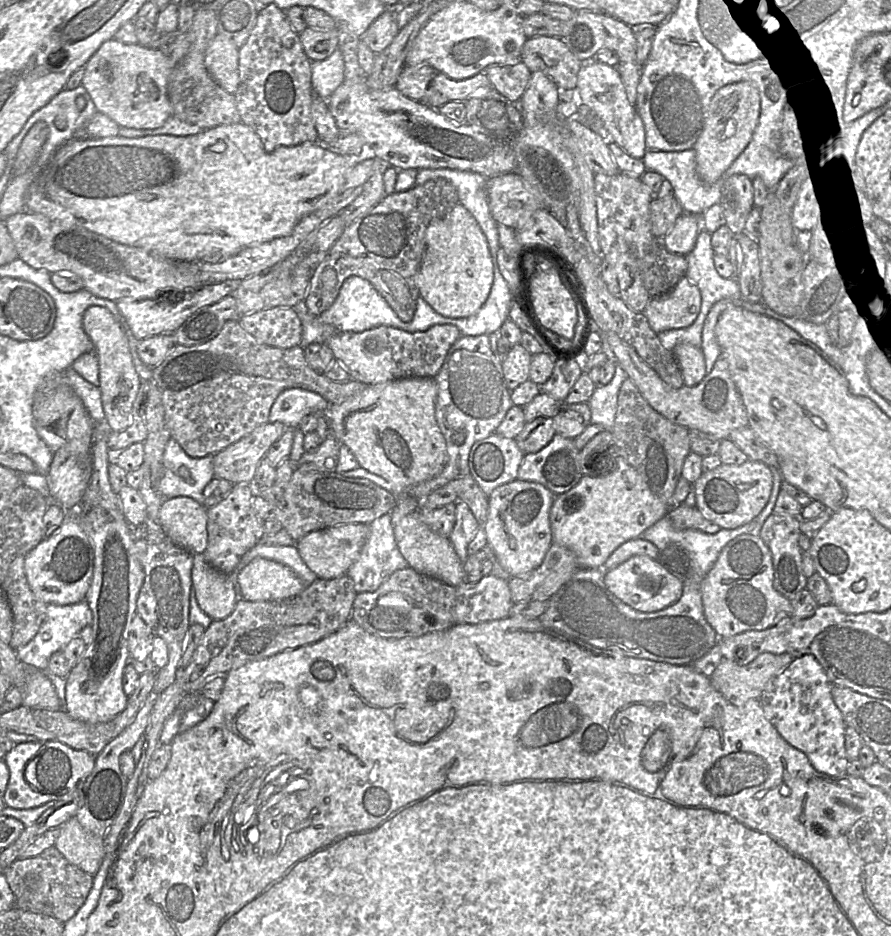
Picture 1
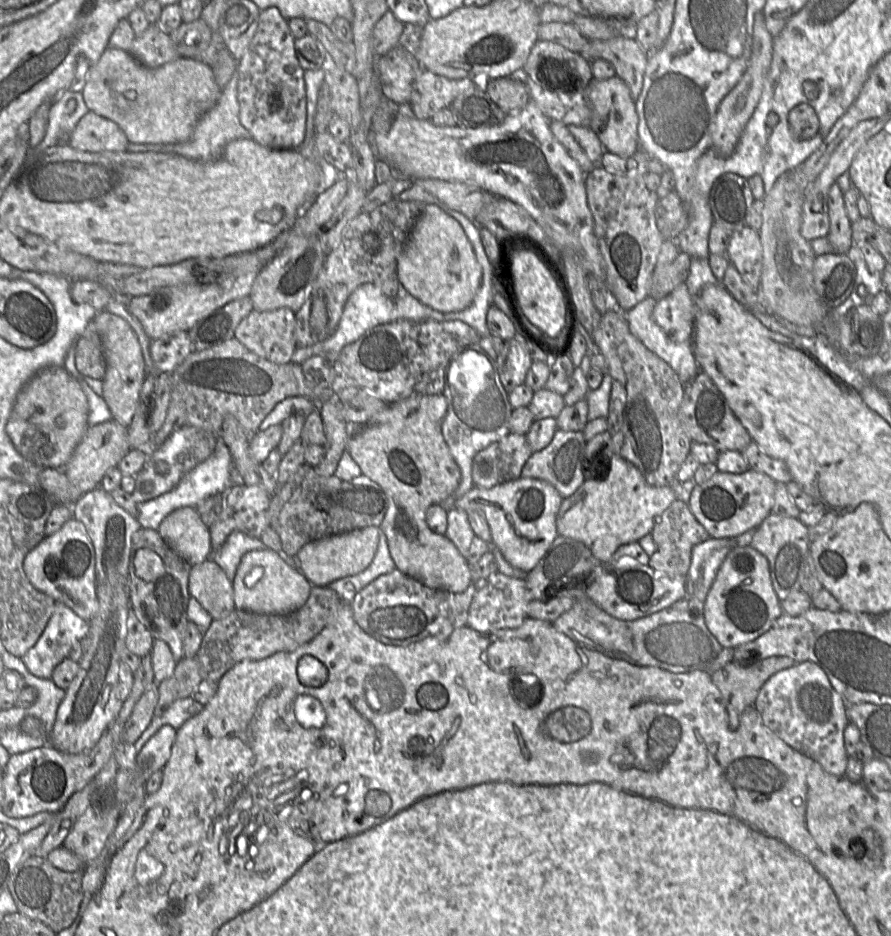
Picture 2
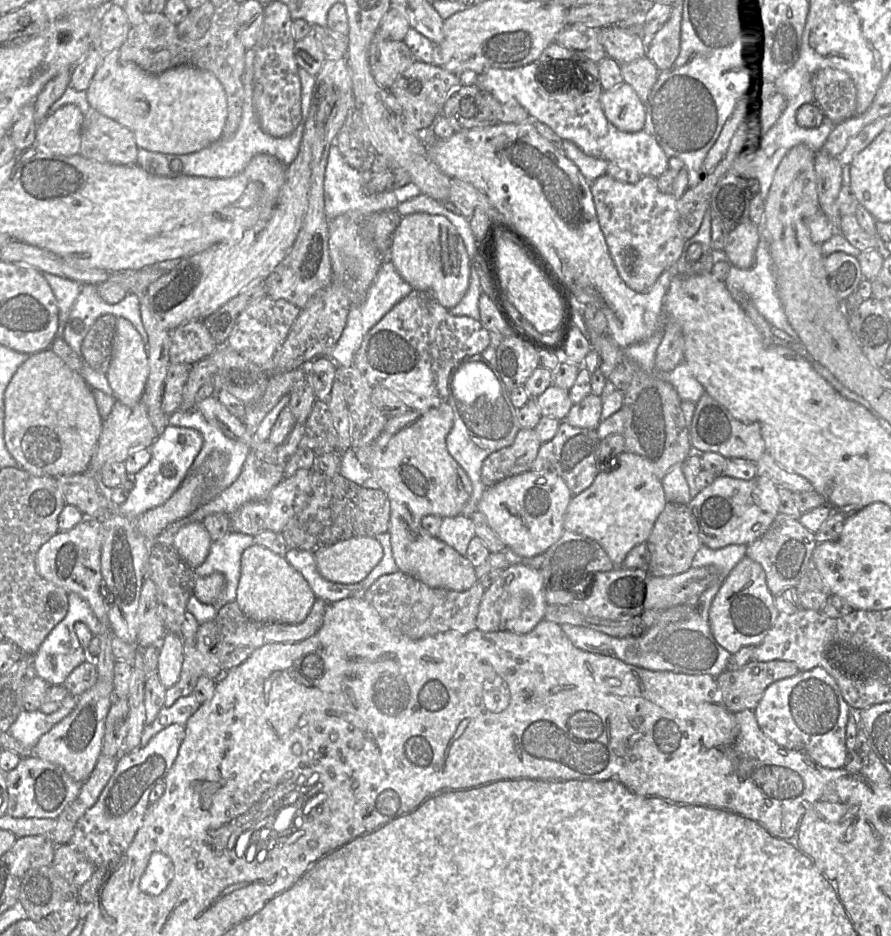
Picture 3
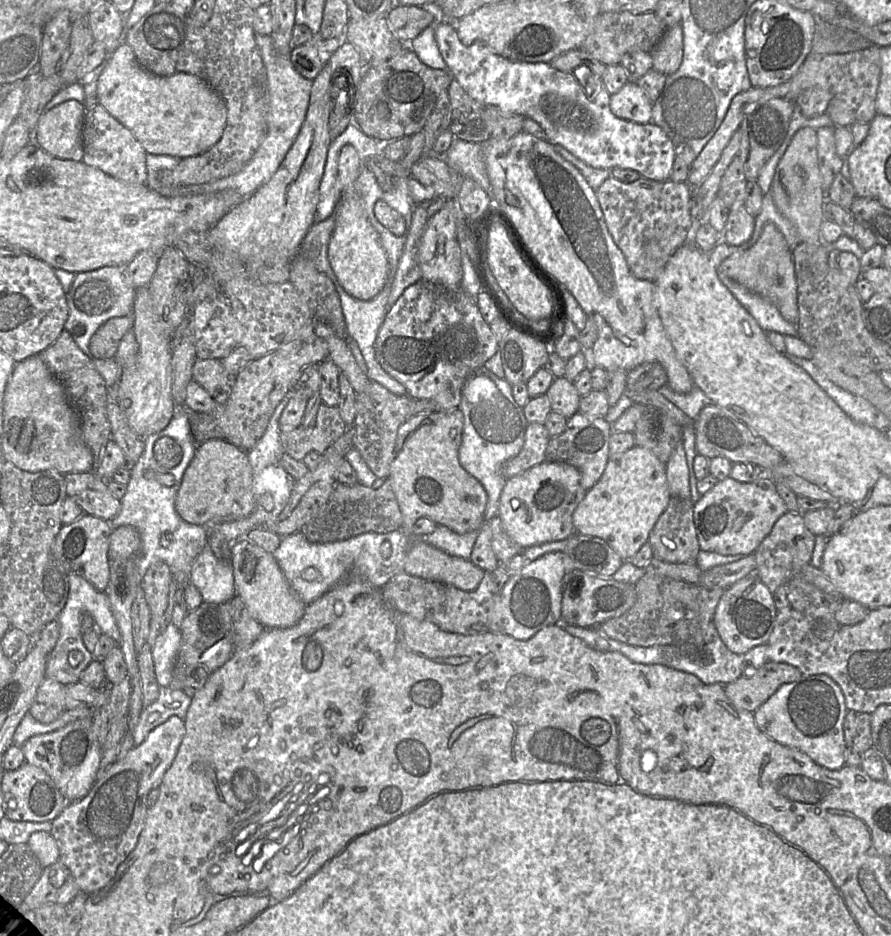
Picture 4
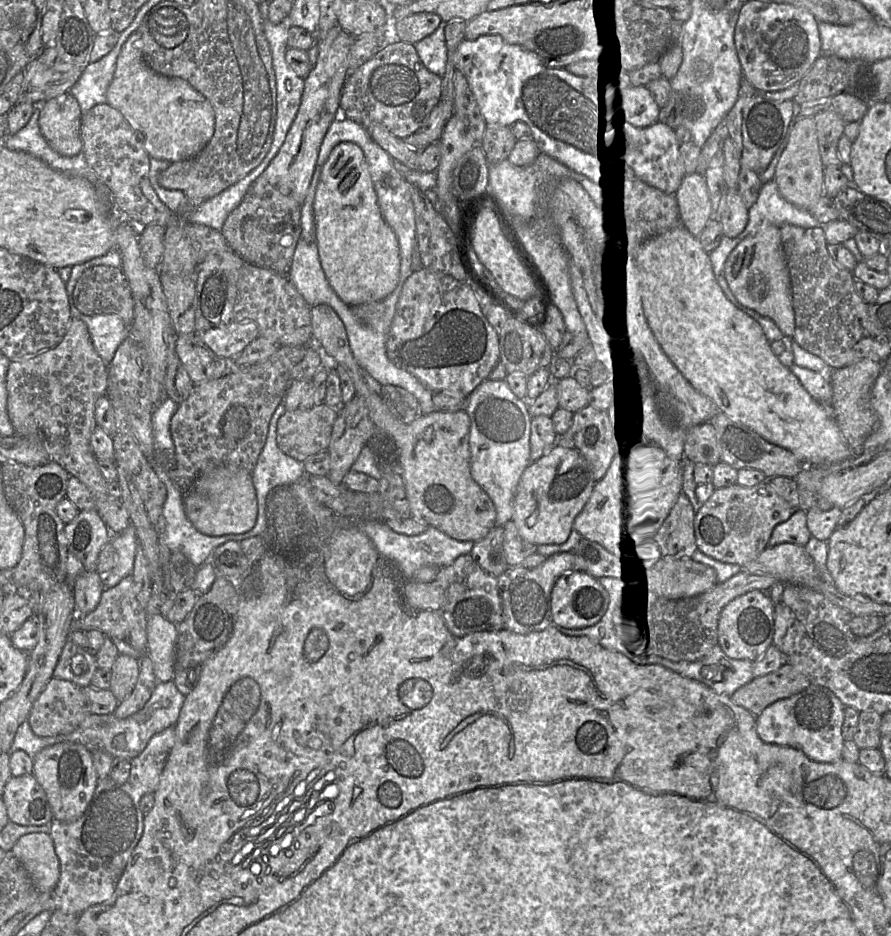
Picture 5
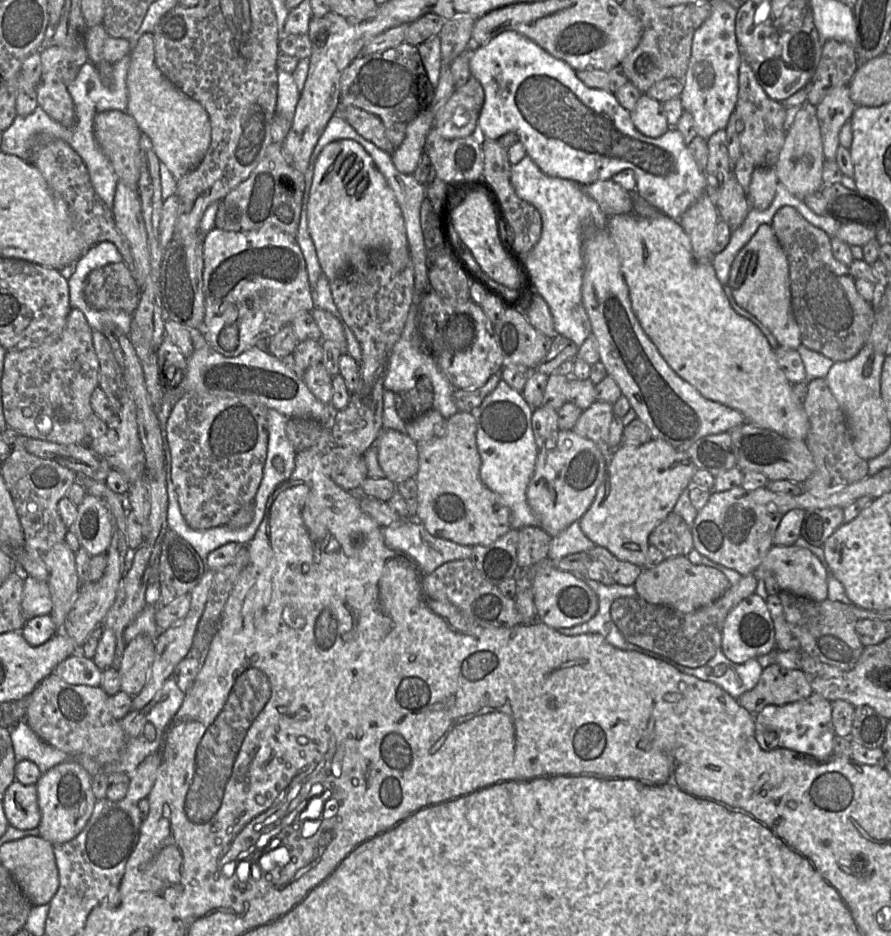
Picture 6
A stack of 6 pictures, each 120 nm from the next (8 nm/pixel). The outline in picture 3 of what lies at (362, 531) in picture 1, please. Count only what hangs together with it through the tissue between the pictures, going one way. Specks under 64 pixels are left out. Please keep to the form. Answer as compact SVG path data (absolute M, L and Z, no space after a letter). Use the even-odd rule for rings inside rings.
M373 536L353 537L314 551L323 578L354 584L362 581L381 561L384 551Z

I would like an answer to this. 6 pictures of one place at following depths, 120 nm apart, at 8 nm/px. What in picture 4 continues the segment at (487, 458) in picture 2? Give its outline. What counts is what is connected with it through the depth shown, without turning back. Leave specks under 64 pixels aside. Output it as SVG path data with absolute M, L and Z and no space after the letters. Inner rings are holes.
M528 423L521 451L505 461L501 474L509 479L545 461L545 452L550 441L544 424Z

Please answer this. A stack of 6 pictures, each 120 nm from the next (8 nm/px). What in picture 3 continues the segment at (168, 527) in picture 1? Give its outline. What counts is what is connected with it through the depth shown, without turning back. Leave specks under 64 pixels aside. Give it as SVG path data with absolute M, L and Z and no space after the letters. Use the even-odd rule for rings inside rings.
M194 522L178 530L174 537L173 547L188 566L195 569L207 558L211 542L203 523Z

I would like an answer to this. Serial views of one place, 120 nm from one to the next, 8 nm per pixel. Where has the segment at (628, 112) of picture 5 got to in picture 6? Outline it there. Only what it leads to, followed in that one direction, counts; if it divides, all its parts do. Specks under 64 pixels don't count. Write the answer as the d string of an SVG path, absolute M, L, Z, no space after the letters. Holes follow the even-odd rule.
M641 94L635 108L630 112L630 116L634 126L643 135L659 138L669 130L662 104L647 94Z

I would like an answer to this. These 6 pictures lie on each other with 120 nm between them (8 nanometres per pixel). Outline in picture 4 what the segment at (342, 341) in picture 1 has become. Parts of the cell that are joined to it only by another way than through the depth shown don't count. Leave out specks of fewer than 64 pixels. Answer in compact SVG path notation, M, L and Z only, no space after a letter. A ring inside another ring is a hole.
M424 279L408 286L389 309L374 344L377 361L406 388L408 396L427 399L437 406L438 411L459 406L467 380L499 350L498 346L499 341L484 320L476 297L461 288L448 289L440 283Z

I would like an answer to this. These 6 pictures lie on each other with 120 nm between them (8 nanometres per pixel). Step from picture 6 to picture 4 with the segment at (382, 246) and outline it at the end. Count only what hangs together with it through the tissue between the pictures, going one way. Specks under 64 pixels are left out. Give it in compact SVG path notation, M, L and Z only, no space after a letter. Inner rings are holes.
M349 144L342 146L338 155L338 180L341 197L335 211L335 227L328 245L328 260L345 291L359 300L374 298L387 280L388 261L379 237L369 222L364 203L353 183L359 174L360 159L356 149Z

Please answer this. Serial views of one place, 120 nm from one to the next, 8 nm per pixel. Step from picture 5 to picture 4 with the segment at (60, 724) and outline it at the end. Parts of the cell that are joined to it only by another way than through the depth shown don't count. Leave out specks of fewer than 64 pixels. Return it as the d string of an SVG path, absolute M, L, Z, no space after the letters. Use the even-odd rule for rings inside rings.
M45 679L37 690L29 713L38 722L49 724L65 710L65 686L54 679Z

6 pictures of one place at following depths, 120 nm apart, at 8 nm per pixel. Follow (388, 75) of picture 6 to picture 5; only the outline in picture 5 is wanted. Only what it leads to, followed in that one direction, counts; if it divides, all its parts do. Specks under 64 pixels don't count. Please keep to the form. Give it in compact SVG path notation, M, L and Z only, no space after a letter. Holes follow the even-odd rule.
M394 38L348 74L339 108L348 119L365 128L372 123L381 123L393 136L404 139L420 128L440 97L441 77L424 66L414 44Z

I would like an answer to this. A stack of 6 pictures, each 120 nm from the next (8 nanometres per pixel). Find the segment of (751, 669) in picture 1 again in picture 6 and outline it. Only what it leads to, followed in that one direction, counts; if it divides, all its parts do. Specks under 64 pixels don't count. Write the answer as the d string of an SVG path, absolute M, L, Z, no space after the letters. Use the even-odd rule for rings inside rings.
M770 664L763 669L757 684L737 701L753 715L768 705L785 705L804 700L813 689L801 669Z

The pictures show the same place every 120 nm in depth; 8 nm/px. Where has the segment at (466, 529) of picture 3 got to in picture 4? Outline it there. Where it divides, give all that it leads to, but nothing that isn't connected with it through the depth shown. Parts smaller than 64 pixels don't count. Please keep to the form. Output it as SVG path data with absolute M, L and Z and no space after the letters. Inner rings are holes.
M438 525L436 529L427 536L415 536L445 553L469 560L477 539L478 531L470 531L458 534L444 525Z

